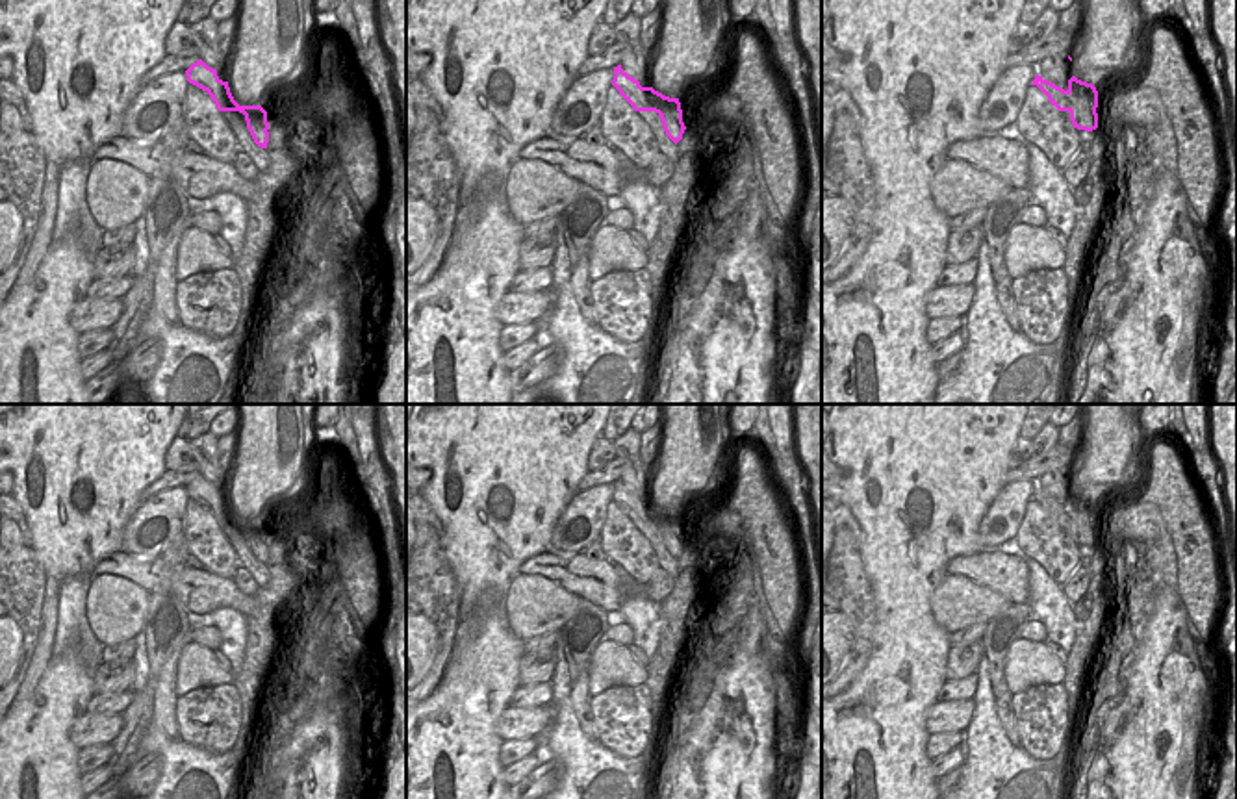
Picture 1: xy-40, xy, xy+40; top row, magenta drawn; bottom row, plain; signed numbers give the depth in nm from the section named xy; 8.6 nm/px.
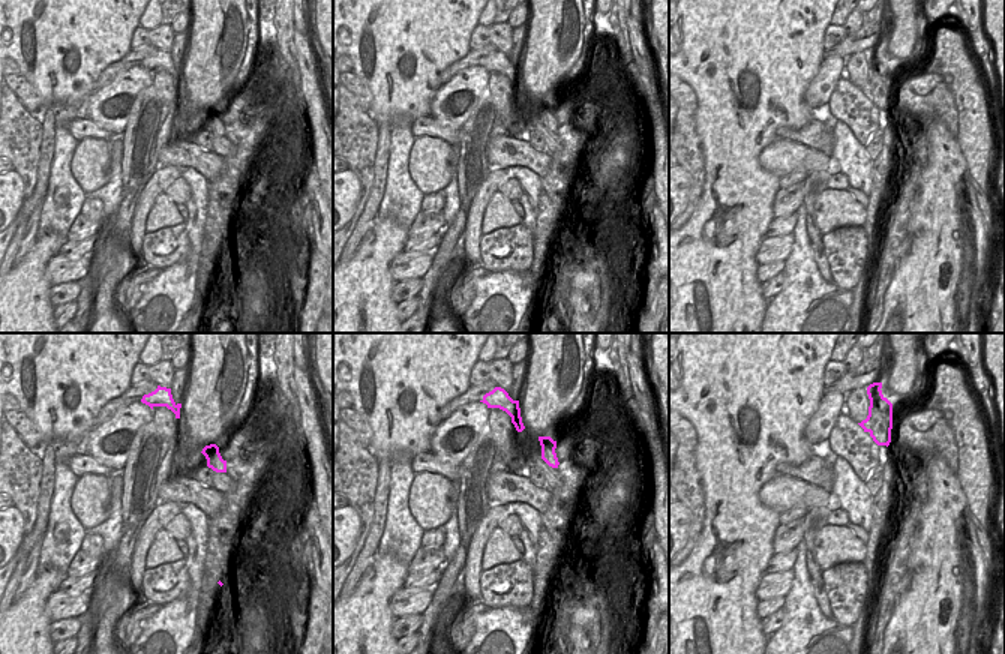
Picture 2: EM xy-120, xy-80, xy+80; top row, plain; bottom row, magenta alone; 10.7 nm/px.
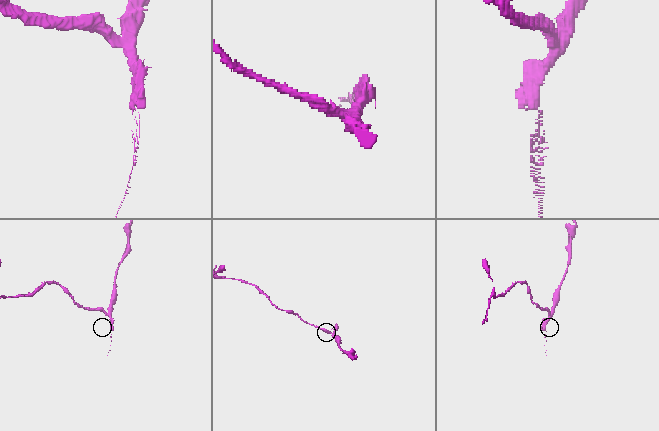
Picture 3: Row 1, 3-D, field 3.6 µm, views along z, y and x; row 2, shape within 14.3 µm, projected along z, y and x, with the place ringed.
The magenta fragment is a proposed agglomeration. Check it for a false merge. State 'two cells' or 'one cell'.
two cells

